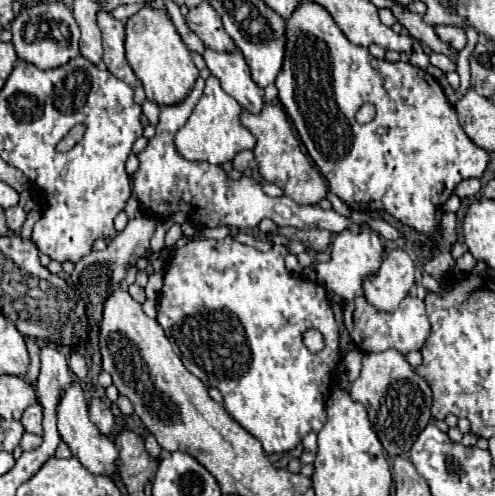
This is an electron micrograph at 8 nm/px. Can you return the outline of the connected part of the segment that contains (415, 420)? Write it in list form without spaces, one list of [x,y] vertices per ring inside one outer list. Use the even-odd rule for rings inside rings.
[[[396,350],[364,354],[362,372],[352,382],[350,396],[352,396],[352,400],[364,404],[370,424],[372,424],[374,432],[378,434],[384,450],[390,456],[406,454],[412,448],[412,444],[416,442],[418,434],[432,420],[432,414],[430,414],[432,390],[430,390],[430,386],[408,364],[408,360]]]

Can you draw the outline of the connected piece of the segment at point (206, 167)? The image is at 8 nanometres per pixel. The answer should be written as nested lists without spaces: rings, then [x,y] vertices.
[[[204,78],[196,80],[196,86],[192,88],[190,96],[174,106],[162,106],[160,108],[160,122],[156,126],[156,136],[148,142],[146,150],[138,154],[140,168],[132,176],[134,194],[138,196],[140,204],[146,208],[146,212],[158,220],[166,220],[176,212],[186,212],[194,226],[228,226],[228,228],[240,228],[240,230],[252,230],[260,224],[264,218],[272,218],[278,226],[294,226],[300,230],[314,230],[324,228],[332,234],[340,234],[344,230],[350,230],[354,234],[362,232],[358,224],[352,222],[352,218],[340,216],[334,210],[322,210],[316,206],[298,206],[288,196],[270,198],[262,192],[260,184],[254,178],[242,176],[240,180],[228,180],[228,176],[222,172],[220,166],[208,164],[208,162],[188,162],[184,160],[174,144],[174,136],[180,130],[180,126],[188,120],[190,112],[194,110],[196,102],[200,100],[204,92]]]

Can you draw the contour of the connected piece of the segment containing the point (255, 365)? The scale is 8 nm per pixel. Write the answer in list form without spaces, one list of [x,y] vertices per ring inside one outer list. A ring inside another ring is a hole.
[[[230,236],[222,240],[188,242],[178,248],[168,264],[158,306],[158,324],[186,370],[198,376],[206,386],[216,386],[222,392],[226,412],[262,442],[266,454],[290,452],[308,432],[322,430],[326,424],[322,386],[328,386],[334,368],[342,360],[340,332],[324,286],[314,286],[314,282],[290,274],[284,266],[286,252],[282,244],[274,244],[270,250],[262,252]],[[308,328],[316,328],[324,336],[326,346],[320,352],[320,360],[318,354],[312,354],[302,342],[302,334]]]

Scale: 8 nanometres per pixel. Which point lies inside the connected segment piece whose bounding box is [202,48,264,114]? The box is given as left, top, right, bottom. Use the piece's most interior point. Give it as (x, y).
(230, 68)

